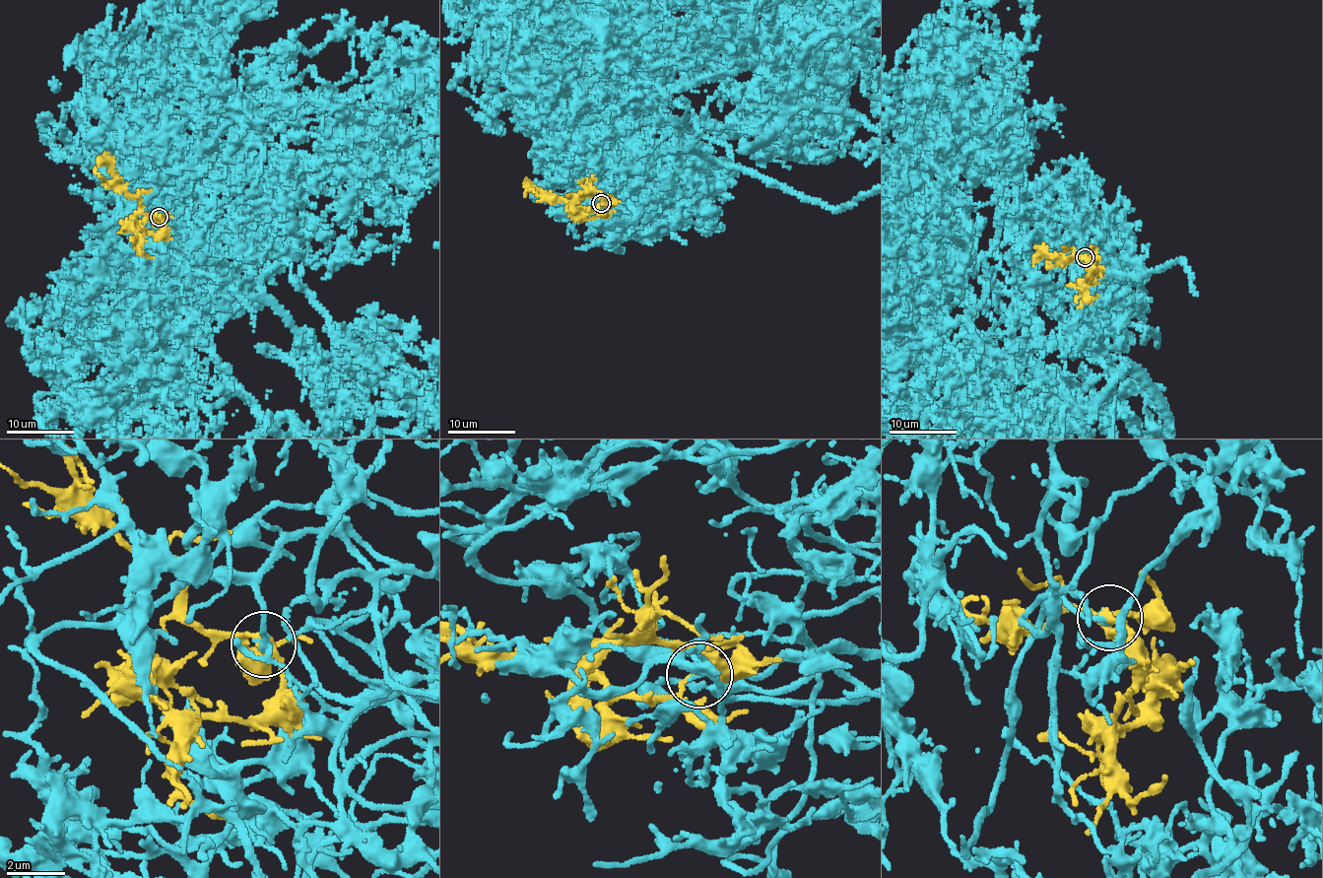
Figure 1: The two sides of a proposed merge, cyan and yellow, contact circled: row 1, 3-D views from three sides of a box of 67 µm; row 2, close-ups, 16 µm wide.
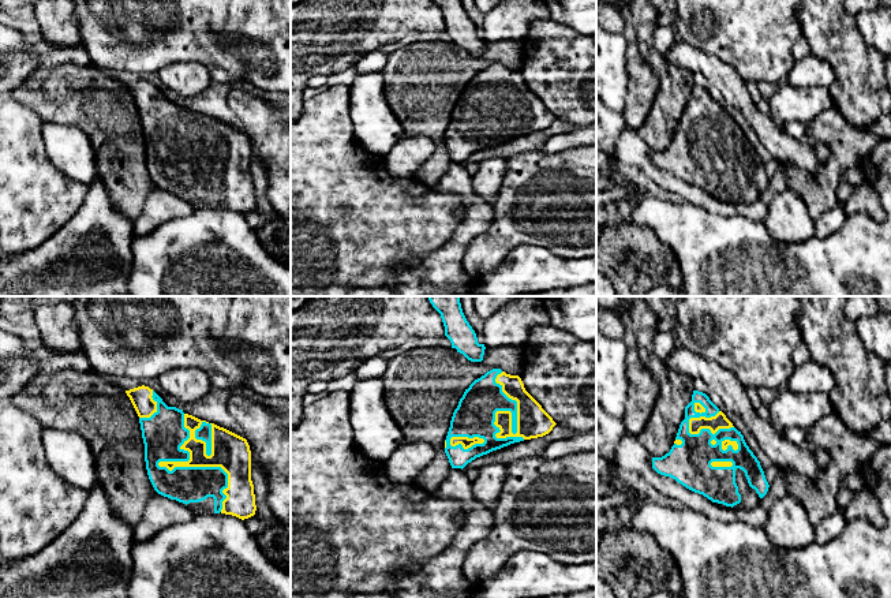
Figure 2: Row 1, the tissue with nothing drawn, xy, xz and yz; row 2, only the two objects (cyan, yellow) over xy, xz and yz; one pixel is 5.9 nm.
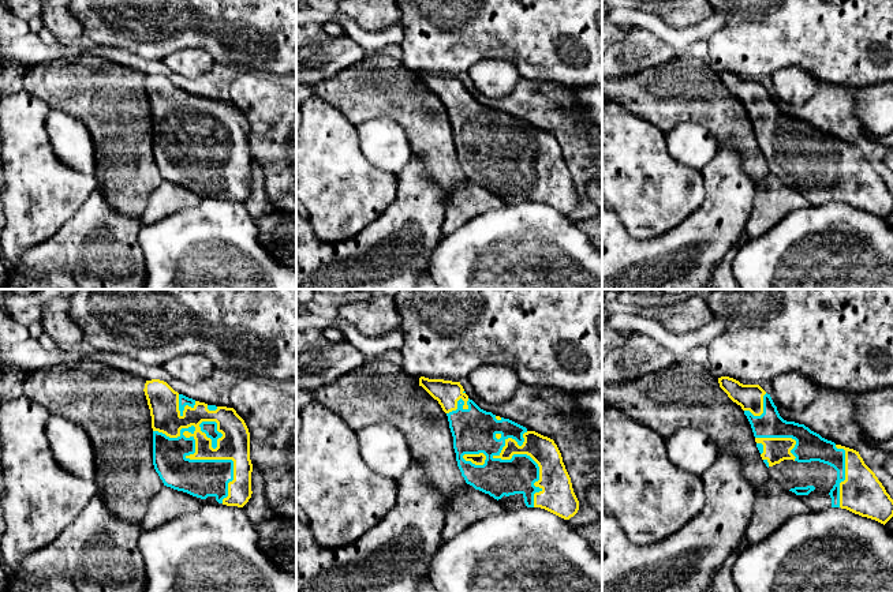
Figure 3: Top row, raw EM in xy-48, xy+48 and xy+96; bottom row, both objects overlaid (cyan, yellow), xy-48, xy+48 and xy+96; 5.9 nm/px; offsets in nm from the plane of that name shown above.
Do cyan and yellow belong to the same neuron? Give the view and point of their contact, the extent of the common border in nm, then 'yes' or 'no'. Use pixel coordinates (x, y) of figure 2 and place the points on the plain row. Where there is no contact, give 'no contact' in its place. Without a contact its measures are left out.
xy (172, 164) | 600 nm | yes

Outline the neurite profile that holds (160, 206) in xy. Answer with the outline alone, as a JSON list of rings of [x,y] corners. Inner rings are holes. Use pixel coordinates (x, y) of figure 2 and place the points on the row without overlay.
[[[156,187],[145,198],[142,213],[134,221],[135,235],[146,235],[166,221],[190,216],[194,210],[186,198]]]

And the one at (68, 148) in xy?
[[[45,123],[42,139],[56,169],[76,182],[90,184],[97,177],[89,135],[74,124]]]

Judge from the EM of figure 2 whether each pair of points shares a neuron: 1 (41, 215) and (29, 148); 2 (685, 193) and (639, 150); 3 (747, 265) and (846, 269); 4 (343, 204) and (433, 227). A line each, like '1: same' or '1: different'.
1: same
2: same
3: same
4: same

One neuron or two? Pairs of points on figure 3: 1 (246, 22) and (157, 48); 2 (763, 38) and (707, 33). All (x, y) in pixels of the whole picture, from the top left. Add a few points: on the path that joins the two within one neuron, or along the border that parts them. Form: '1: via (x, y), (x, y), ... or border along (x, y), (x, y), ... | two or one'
1: via (224, 22), (187, 22), (179, 30) | one
2: border along (721, 14), (724, 25), (710, 41) | two

